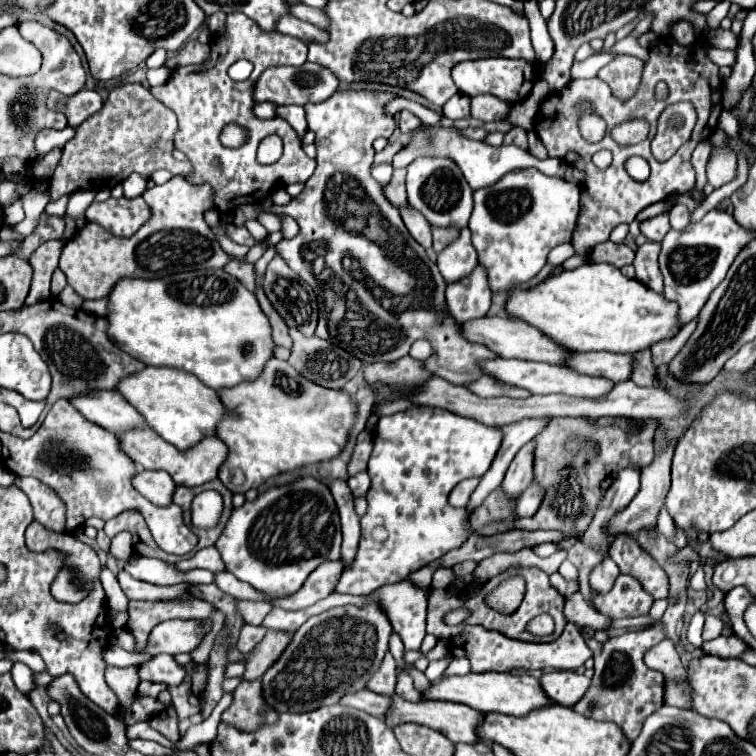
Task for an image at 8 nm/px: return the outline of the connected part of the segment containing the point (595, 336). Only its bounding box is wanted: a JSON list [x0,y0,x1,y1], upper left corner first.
[506,264,680,354]

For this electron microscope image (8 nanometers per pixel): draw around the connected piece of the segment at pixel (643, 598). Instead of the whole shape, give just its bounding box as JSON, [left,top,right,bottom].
[594,574,652,618]

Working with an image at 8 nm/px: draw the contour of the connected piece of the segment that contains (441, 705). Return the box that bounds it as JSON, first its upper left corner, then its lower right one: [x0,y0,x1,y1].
[386,694,484,742]

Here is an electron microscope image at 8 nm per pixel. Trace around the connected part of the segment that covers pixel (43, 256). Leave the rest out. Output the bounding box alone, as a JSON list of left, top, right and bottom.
[25,240,64,305]

